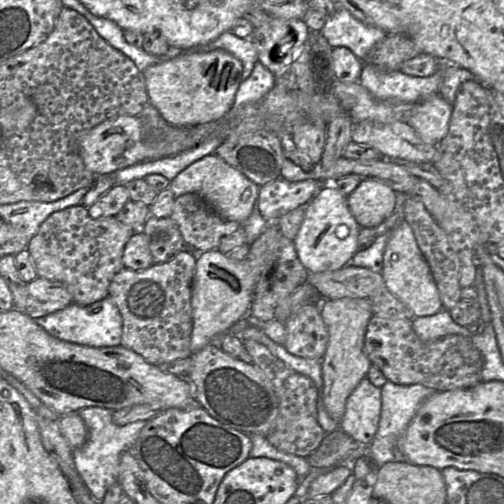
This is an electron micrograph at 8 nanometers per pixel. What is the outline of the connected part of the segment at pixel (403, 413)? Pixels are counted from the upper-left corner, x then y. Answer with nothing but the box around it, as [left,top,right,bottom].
[366,381,438,468]

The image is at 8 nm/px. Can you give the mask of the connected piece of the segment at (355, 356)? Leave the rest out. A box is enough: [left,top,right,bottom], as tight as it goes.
[321,298,373,423]

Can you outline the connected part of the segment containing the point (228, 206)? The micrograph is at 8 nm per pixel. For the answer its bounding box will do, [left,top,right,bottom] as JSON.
[168,153,261,224]

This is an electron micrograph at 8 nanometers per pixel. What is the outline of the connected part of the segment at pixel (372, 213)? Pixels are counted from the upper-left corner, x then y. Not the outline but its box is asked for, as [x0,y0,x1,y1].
[347,180,396,228]

